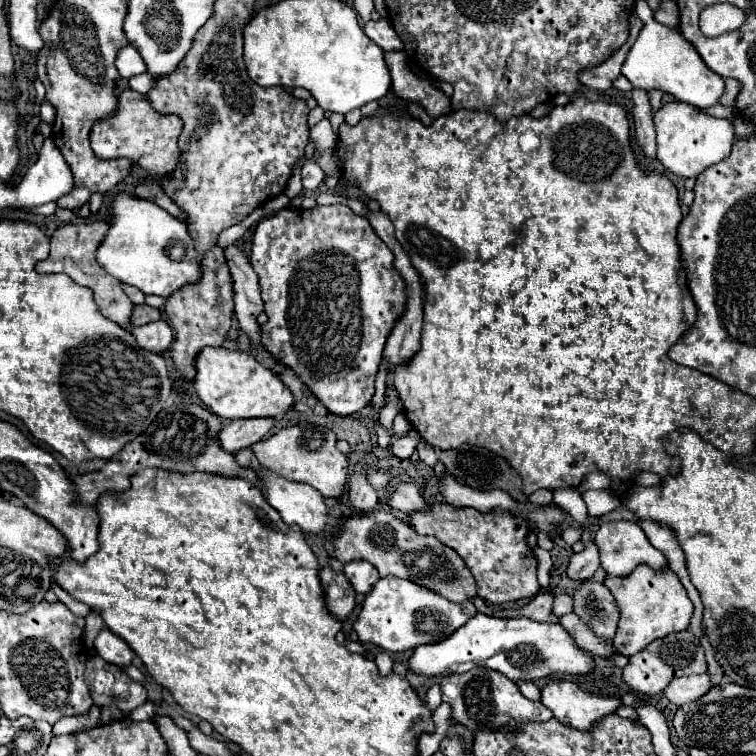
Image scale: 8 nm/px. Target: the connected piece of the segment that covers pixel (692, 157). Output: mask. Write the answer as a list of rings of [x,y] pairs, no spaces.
[[[667,103],[655,115],[657,131],[657,159],[677,177],[697,177],[703,169],[719,163],[731,153],[735,141],[735,127],[731,119],[715,119],[705,111],[687,103]]]

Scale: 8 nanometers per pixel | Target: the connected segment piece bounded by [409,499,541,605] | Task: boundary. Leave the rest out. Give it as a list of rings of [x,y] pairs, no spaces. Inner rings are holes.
[[[427,499],[427,505],[429,511],[409,513],[409,525],[417,535],[431,535],[457,551],[475,579],[477,597],[493,605],[503,605],[519,599],[533,599],[539,593],[537,559],[527,545],[527,535],[531,531],[527,519],[503,507],[481,513],[471,507],[451,507],[437,499]]]

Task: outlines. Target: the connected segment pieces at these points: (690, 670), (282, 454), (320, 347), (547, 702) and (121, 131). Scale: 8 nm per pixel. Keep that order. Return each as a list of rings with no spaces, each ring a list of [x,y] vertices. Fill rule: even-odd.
[[[687,629],[681,633],[673,633],[665,639],[657,639],[649,643],[641,653],[629,657],[629,665],[623,669],[623,679],[625,683],[641,695],[657,695],[665,689],[665,685],[673,677],[683,677],[683,675],[695,675],[695,673],[705,673],[707,671],[707,661],[705,661],[705,651],[699,643],[699,639]]]
[[[307,423],[285,427],[273,437],[251,445],[251,451],[257,455],[263,467],[281,473],[285,479],[307,483],[323,497],[339,497],[347,485],[349,463],[347,457],[335,447],[335,433],[331,429]]]
[[[327,205],[327,207],[313,207],[309,209],[281,209],[273,215],[267,215],[259,221],[255,233],[253,233],[253,249],[251,249],[251,265],[259,277],[259,287],[261,287],[261,299],[265,303],[265,313],[269,317],[269,321],[265,325],[261,325],[261,345],[267,353],[271,353],[281,365],[291,367],[295,371],[295,375],[313,391],[313,395],[329,409],[329,413],[333,415],[353,415],[357,411],[361,411],[363,407],[367,407],[371,403],[371,397],[375,393],[375,375],[379,371],[379,363],[381,363],[381,353],[383,353],[383,345],[393,329],[393,325],[397,323],[397,319],[405,313],[407,307],[407,295],[405,295],[405,281],[401,277],[401,273],[395,269],[393,265],[393,253],[391,249],[377,237],[373,235],[373,229],[369,225],[369,221],[361,215],[355,215],[349,207],[345,205]]]
[[[553,679],[541,695],[541,703],[553,711],[553,717],[559,723],[579,731],[591,731],[597,723],[621,707],[617,697],[593,697],[591,693],[581,691],[575,683],[559,679]]]
[[[125,89],[119,95],[117,115],[111,115],[109,119],[95,123],[91,131],[91,149],[101,159],[127,157],[151,175],[169,175],[175,171],[181,155],[179,149],[181,129],[183,121],[177,115],[161,115],[149,105],[145,95],[133,89]]]

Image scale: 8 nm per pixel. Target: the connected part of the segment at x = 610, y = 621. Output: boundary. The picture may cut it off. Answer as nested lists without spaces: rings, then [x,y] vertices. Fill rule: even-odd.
[[[583,581],[581,587],[573,595],[575,613],[599,635],[599,637],[615,637],[617,631],[617,605],[613,595],[603,583]]]

